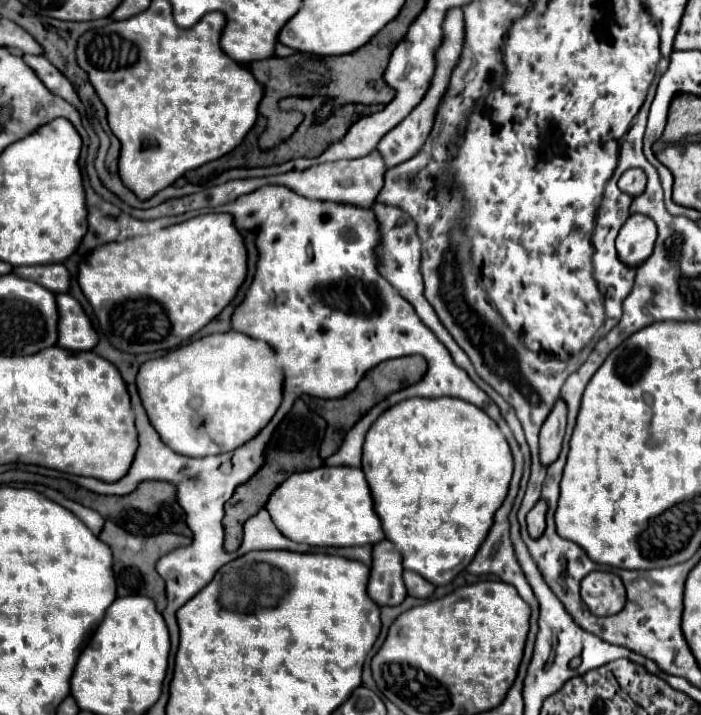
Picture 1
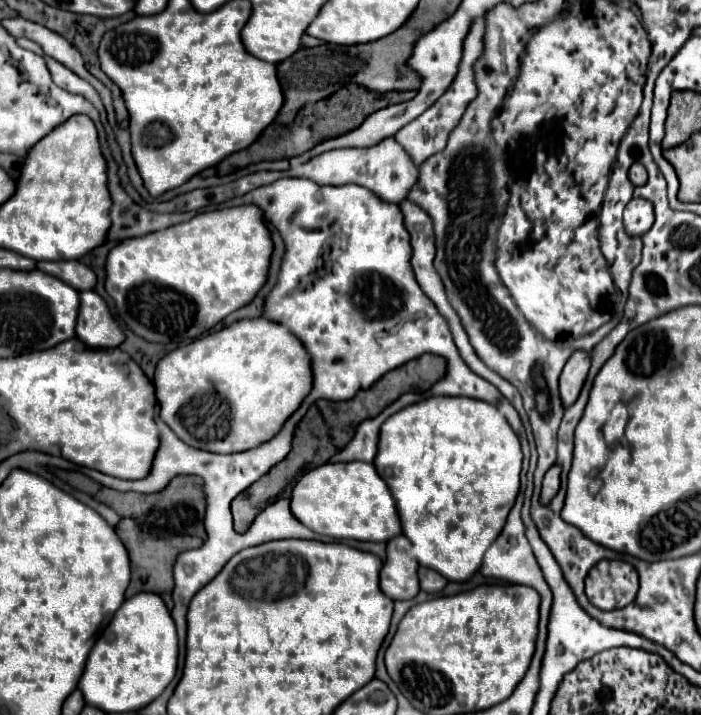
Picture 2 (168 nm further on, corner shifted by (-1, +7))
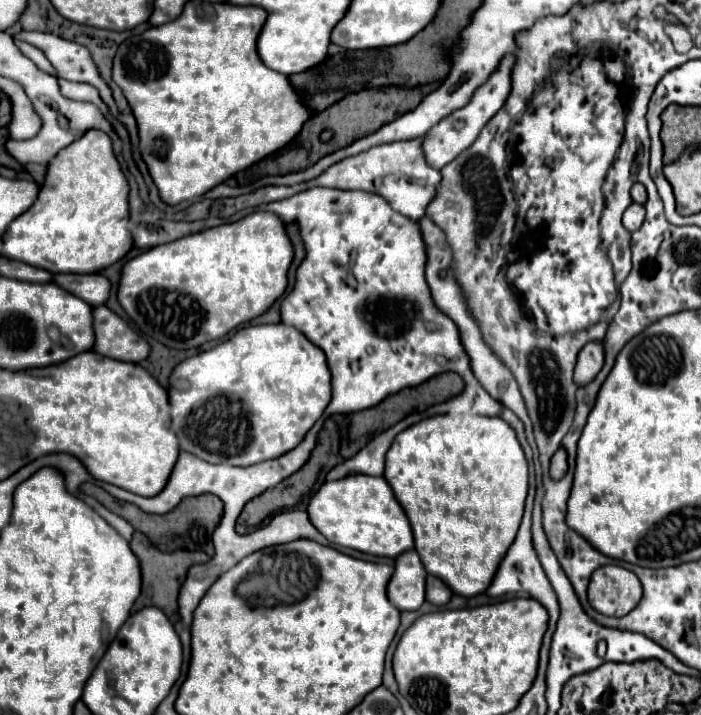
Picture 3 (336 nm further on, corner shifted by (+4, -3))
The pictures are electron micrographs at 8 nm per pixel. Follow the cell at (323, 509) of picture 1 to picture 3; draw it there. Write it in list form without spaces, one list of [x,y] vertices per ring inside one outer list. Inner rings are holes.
[[[357,474],[325,482],[309,500],[307,512],[315,528],[331,544],[385,558],[397,558],[399,554],[415,548],[409,518],[385,478]]]

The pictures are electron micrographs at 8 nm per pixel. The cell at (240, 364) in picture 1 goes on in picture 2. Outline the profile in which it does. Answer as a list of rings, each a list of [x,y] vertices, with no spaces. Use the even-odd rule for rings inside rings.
[[[264,318],[238,320],[218,332],[210,332],[186,346],[166,354],[154,372],[160,418],[188,446],[208,452],[240,452],[266,442],[280,430],[284,420],[300,406],[312,386],[310,358],[300,340],[284,326]]]

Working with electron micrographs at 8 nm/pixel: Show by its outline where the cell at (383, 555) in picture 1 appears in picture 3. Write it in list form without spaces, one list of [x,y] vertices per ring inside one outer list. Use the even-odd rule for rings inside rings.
[[[415,550],[401,554],[395,560],[395,572],[387,586],[391,604],[399,610],[419,610],[425,602],[425,568]]]

